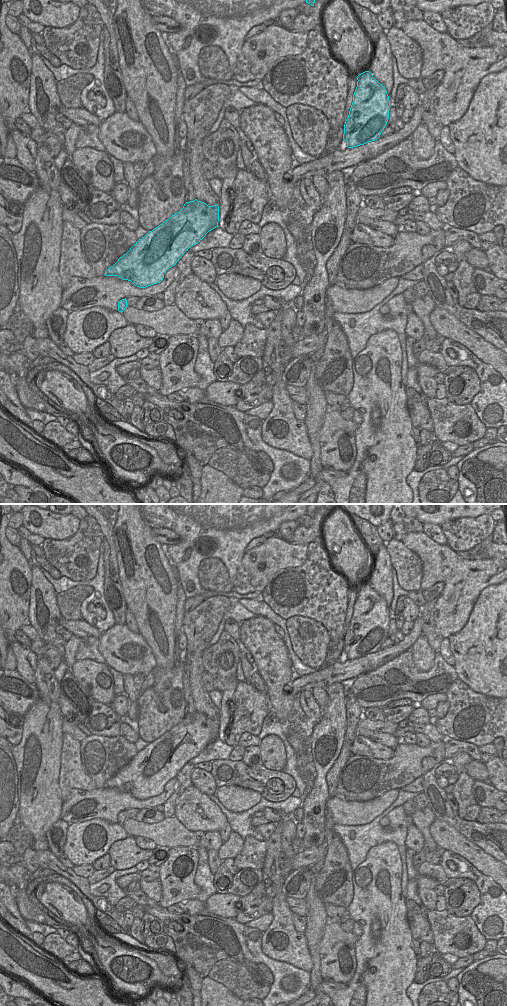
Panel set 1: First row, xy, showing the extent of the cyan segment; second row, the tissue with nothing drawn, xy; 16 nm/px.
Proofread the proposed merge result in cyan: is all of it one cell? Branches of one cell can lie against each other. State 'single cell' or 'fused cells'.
single cell

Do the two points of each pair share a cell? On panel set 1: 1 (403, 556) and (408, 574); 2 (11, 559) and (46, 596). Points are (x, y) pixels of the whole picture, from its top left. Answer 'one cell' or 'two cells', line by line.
1: one cell
2: two cells

